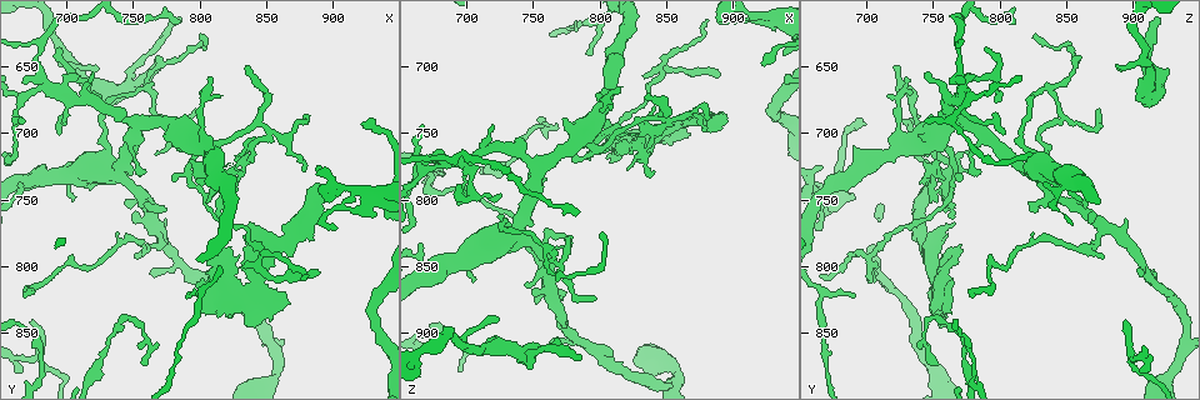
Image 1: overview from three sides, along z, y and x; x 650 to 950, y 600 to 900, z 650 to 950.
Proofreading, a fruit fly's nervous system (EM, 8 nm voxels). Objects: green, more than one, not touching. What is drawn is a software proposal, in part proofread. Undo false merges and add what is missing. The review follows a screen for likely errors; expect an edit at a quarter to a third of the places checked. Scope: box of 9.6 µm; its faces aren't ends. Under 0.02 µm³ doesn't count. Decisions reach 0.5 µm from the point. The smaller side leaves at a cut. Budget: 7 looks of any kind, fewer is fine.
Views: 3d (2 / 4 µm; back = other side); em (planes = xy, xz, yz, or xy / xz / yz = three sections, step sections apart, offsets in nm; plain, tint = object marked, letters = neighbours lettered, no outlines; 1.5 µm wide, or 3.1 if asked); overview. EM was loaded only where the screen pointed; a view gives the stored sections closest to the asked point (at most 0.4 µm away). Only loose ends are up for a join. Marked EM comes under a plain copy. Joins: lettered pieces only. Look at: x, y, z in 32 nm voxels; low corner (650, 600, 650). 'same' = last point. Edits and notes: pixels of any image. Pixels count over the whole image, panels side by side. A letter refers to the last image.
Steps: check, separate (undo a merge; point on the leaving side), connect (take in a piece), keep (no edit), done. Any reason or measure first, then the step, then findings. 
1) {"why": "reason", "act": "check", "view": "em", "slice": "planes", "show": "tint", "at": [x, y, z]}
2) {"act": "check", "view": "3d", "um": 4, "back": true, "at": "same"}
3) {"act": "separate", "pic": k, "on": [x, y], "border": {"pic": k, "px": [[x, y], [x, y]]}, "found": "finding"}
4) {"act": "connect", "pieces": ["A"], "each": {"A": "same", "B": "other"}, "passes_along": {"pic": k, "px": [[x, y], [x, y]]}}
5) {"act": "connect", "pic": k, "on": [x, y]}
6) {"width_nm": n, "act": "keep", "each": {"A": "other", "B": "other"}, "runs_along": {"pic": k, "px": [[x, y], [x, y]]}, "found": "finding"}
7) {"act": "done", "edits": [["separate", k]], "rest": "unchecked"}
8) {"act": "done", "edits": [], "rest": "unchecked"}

{"why": "calibre changes", "act": "check", "view": "em", "slice": "planes", "show": "letters", "at": [734, 726, 826]}

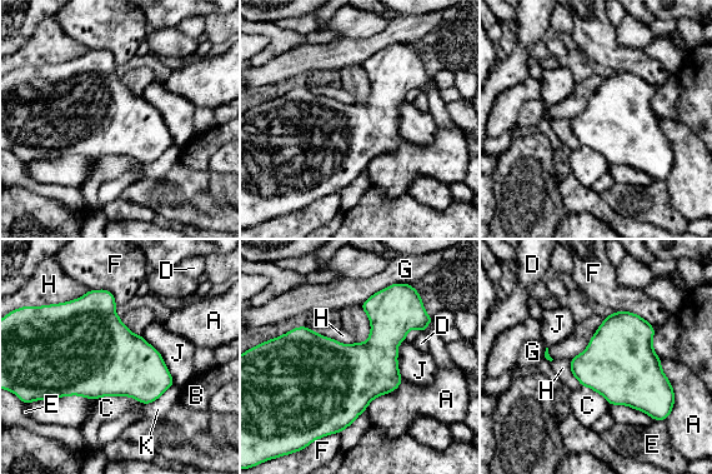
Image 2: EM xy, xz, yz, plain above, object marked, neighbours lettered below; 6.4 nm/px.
{"width_nm": 460, "longest_contact_nm": ["A", 400], "act": "keep", "each": {"A": "other", "B": "other", "C": "other", "D": "other", "E": "other", "F": "other", "G": "other", "H": "other", "J": "other", "K": "other"}, "found": "all the same neuron"}

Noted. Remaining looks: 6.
{"why": "thin end", "act": "check", "view": "3d", "um": 2, "at": [808, 658, 730]}

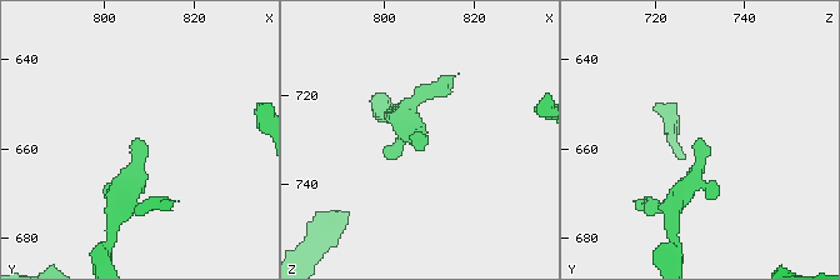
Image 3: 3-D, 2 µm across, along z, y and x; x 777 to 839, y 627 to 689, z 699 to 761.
{"act": "check", "view": "em", "slice": "planes", "show": "letters", "at": [807, 657, 731]}

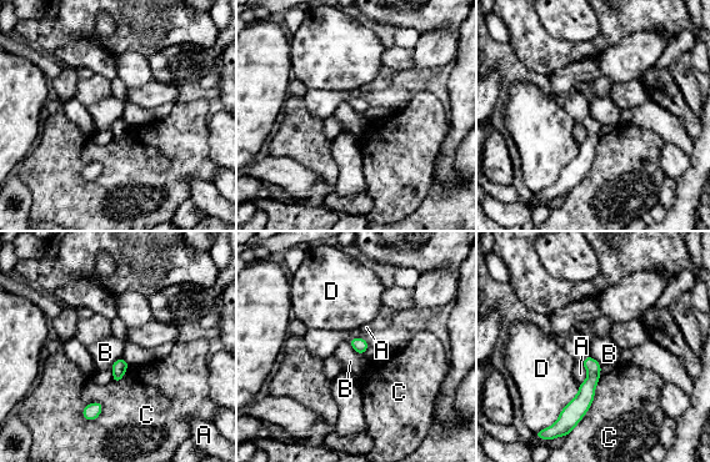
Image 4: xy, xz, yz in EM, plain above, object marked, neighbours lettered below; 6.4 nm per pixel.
{"act": "keep", "each": {"A": "other", "B": "other", "C": "other", "D": "other"}, "found": "none of them fits"}

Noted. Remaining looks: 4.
{"why": "tapers out", "act": "check", "view": "em", "slice": "planes", "show": "letters", "at": [796, 720, 754]}

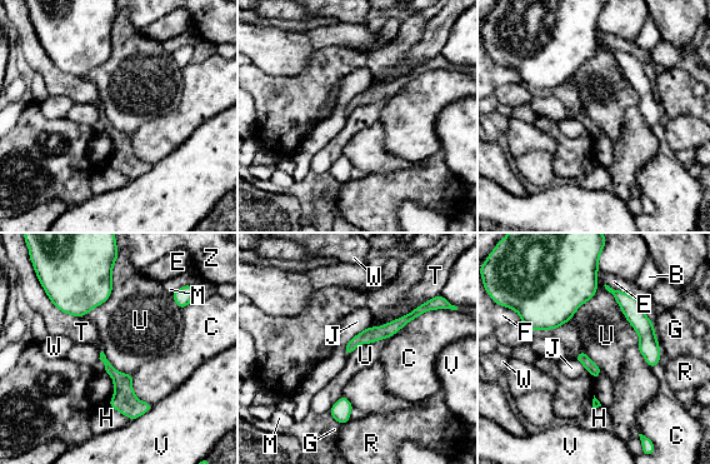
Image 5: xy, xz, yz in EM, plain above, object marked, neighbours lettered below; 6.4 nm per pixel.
{"act": "keep", "each": {"B": "other", "C": "other", "E": "other", "F": "other", "G": "other", "H": "other", "J": "other", "M": "other", "R": "other", "T": "other", "U": "other", "V": "other", "W": "other", "Z": "other"}, "runs_along": {"pic": 5, "px": [[418, 312], [348, 350]]}, "found": "no lettered piece goes on from it"}

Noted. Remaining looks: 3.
{"act": "done", "edits": [], "rest": "unchecked"}

